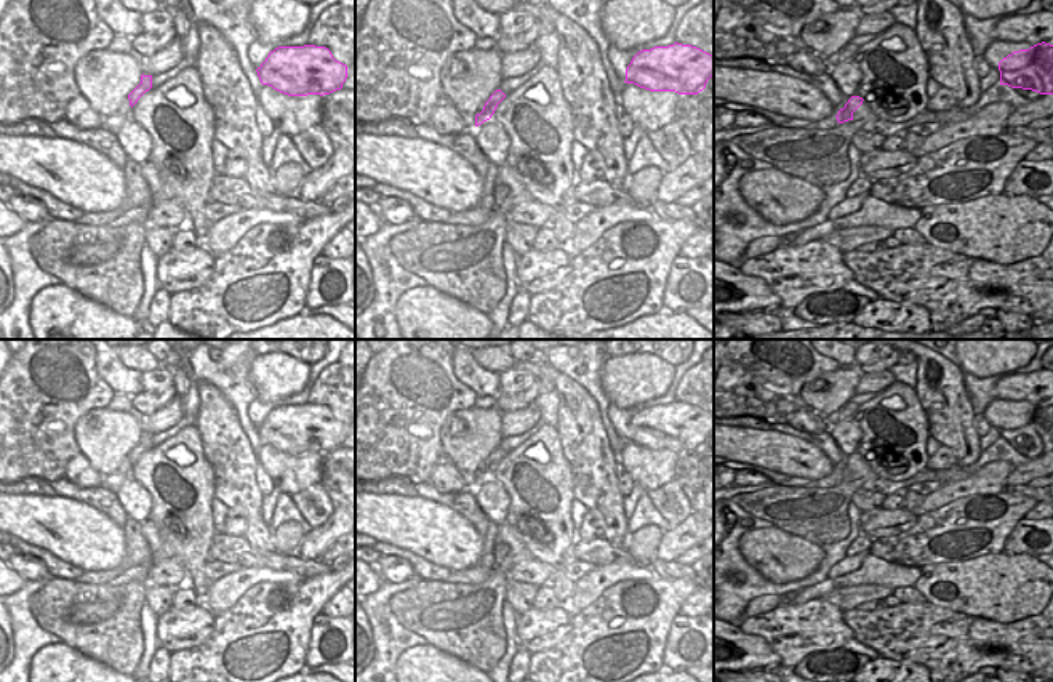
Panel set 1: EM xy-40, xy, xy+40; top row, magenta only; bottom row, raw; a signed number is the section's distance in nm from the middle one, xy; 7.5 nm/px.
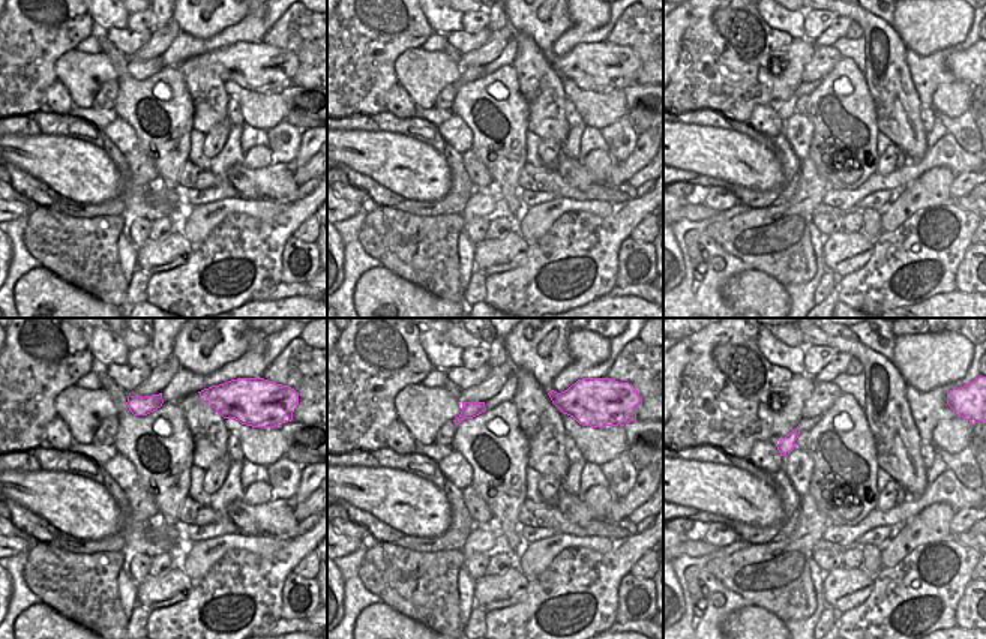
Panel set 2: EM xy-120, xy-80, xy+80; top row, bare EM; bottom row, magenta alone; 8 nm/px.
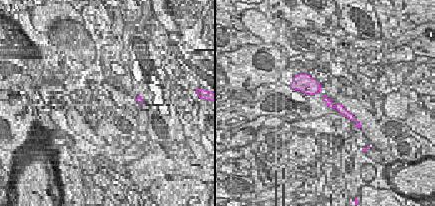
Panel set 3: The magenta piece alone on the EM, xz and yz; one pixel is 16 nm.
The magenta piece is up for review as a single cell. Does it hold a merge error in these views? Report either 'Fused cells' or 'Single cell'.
Fused cells

